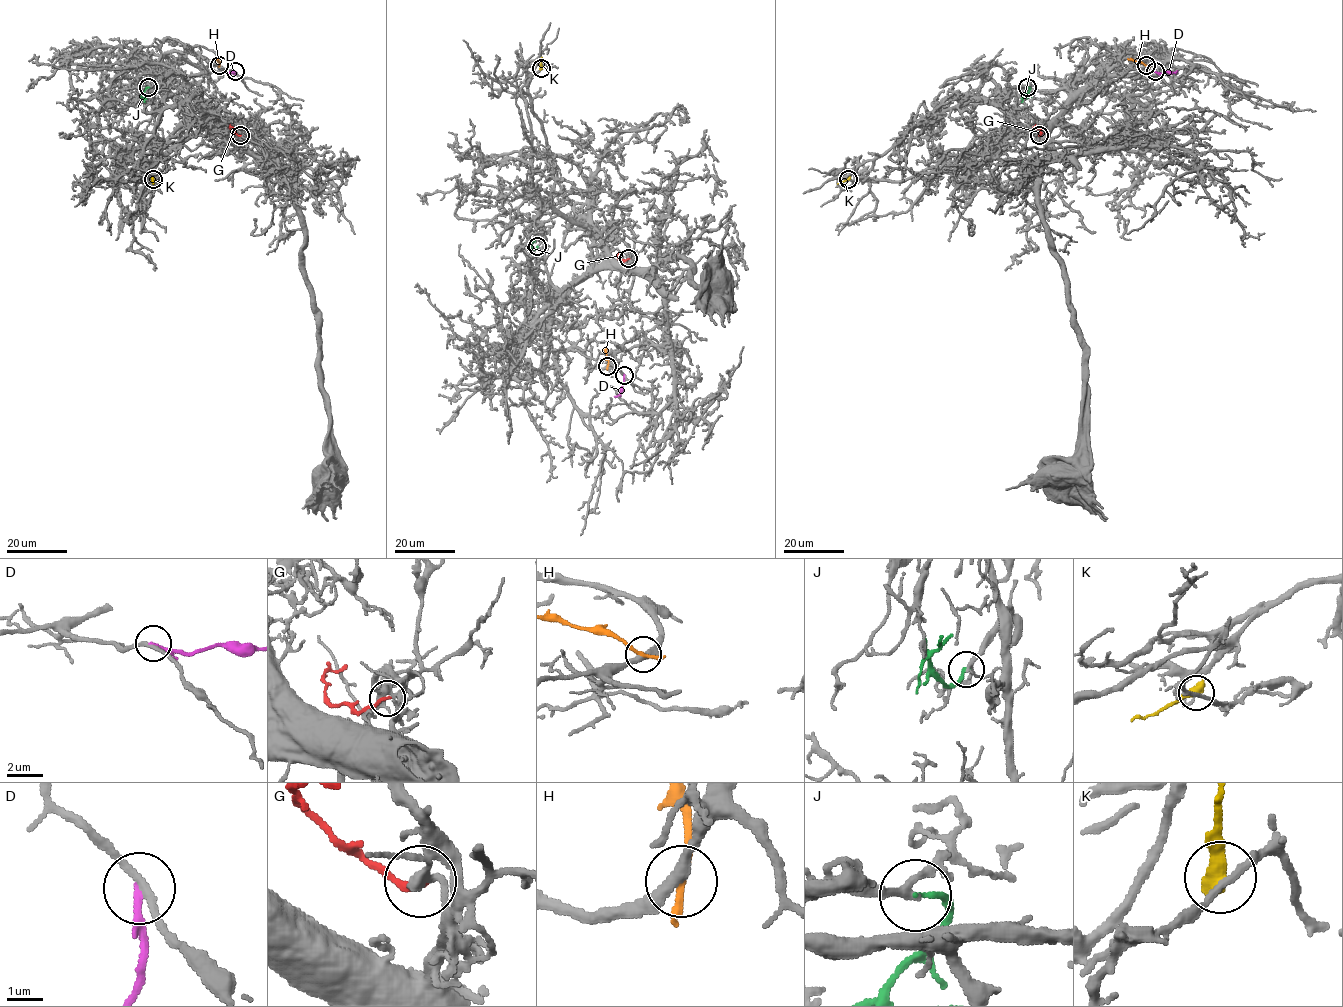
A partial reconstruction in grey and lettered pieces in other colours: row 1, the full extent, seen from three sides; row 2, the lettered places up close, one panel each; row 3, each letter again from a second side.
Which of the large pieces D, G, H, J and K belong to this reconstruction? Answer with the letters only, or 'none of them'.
G

